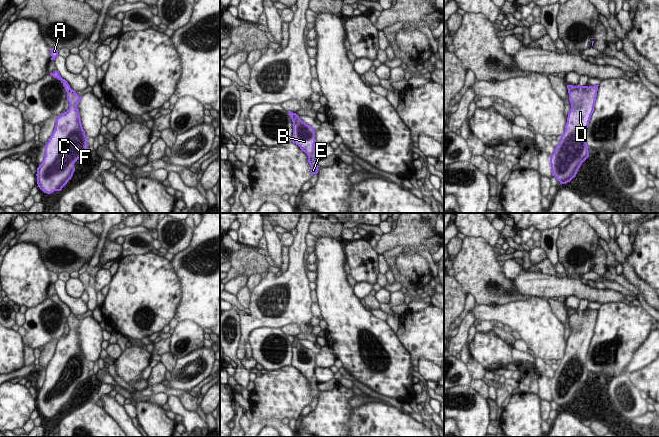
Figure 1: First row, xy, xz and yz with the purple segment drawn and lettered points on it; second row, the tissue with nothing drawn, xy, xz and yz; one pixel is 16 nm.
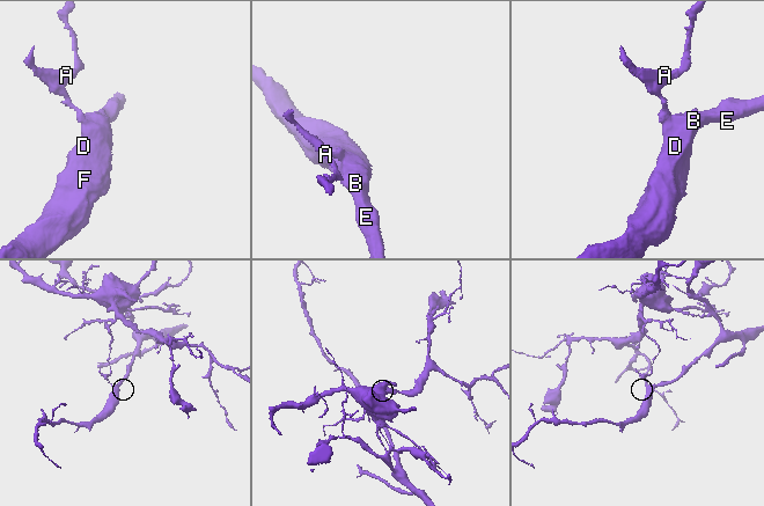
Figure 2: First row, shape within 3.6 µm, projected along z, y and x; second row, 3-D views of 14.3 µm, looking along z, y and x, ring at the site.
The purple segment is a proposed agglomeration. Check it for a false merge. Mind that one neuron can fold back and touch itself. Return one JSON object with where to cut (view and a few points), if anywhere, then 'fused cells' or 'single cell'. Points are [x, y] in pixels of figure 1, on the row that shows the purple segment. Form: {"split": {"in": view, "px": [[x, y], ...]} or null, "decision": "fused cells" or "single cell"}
{"split": {"in": "xy", "px": [[70, 88], [67, 92]]}, "decision": "fused cells"}

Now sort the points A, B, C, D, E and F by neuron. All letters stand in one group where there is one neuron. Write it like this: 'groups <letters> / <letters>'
groups A / B C D E F

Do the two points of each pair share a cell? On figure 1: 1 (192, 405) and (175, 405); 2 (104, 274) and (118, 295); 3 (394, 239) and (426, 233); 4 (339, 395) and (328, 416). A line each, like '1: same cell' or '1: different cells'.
1: different cells
2: different cells
3: same cell
4: same cell

